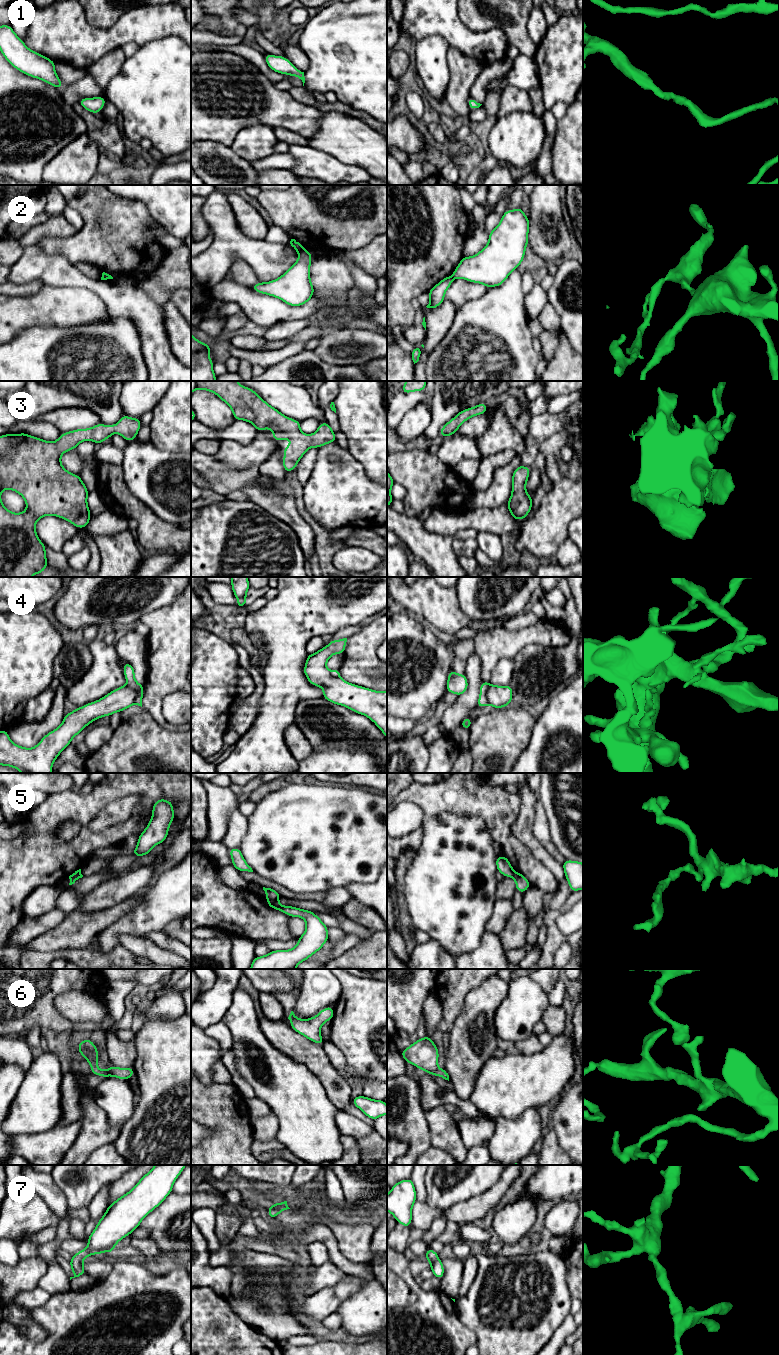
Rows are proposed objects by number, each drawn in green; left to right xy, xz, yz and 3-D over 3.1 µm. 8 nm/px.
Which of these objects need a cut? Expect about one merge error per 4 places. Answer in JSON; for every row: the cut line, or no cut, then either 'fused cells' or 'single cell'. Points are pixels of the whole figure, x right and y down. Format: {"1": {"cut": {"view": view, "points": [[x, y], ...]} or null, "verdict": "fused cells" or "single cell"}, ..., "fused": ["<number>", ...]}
{"1": {"cut": null, "verdict": "single cell"}, "2": {"cut": {"view": "xz", "points": [[303, 249], [298, 252]]}, "verdict": "fused cells"}, "3": {"cut": null, "verdict": "single cell"}, "4": {"cut": {"view": "xy", "points": [[127, 684], [136, 692], [134, 703]]}, "verdict": "fused cells"}, "5": {"cut": {"view": "xz", "points": [[267, 899], [277, 900]]}, "verdict": "fused cells"}, "6": {"cut": null, "verdict": "single cell"}, "7": {"cut": null, "verdict": "single cell"}, "fused": ["2", "4", "5"]}

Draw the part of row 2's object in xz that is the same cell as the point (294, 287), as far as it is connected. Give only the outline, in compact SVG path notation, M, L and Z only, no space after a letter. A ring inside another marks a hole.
M302 250L298 255L299 259L282 276L252 285L252 290L276 297L293 307L307 303L314 295L310 279L312 252Z

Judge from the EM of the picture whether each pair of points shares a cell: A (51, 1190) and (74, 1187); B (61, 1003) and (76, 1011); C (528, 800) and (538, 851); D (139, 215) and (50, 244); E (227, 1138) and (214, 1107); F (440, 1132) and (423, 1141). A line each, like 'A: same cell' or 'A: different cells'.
A: different cells
B: same cell
C: same cell
D: same cell
E: same cell
F: different cells

